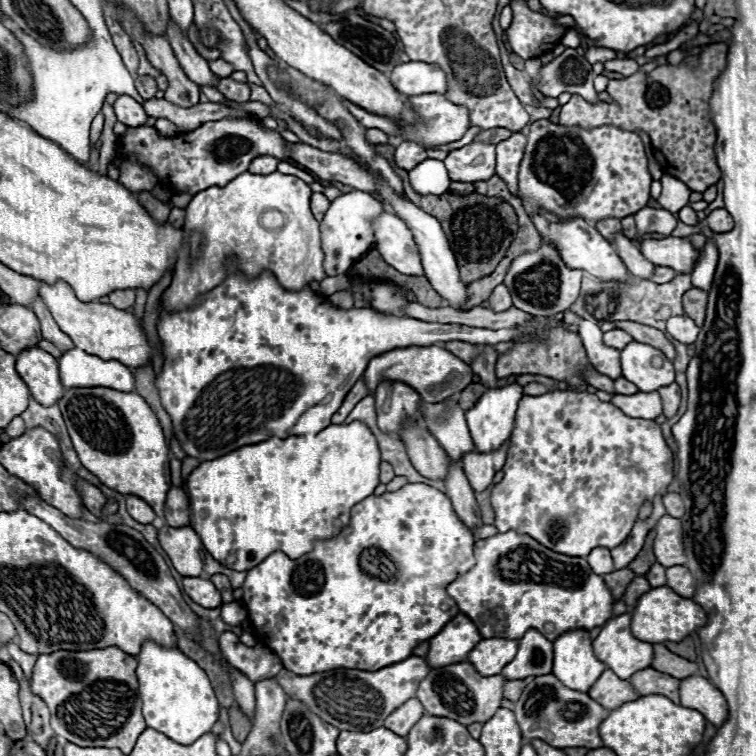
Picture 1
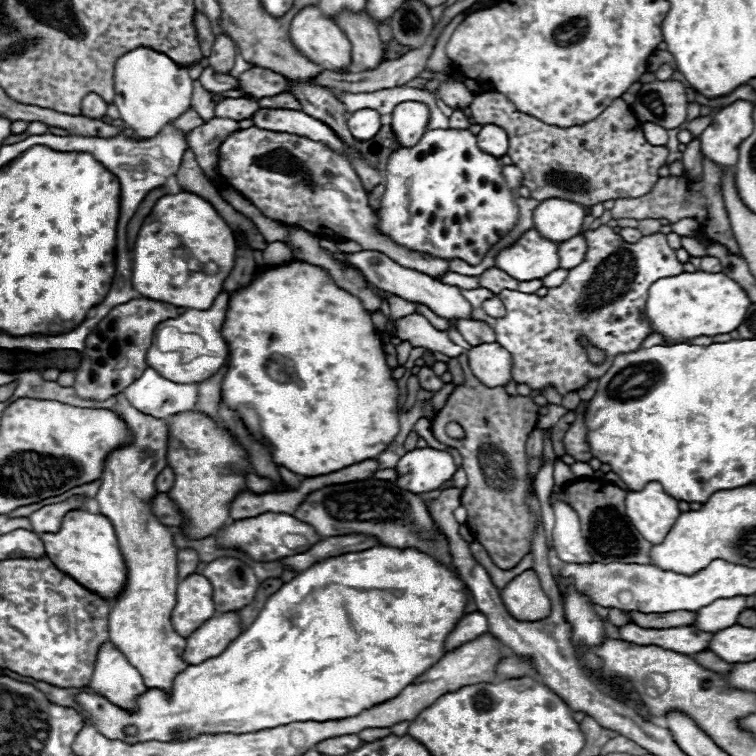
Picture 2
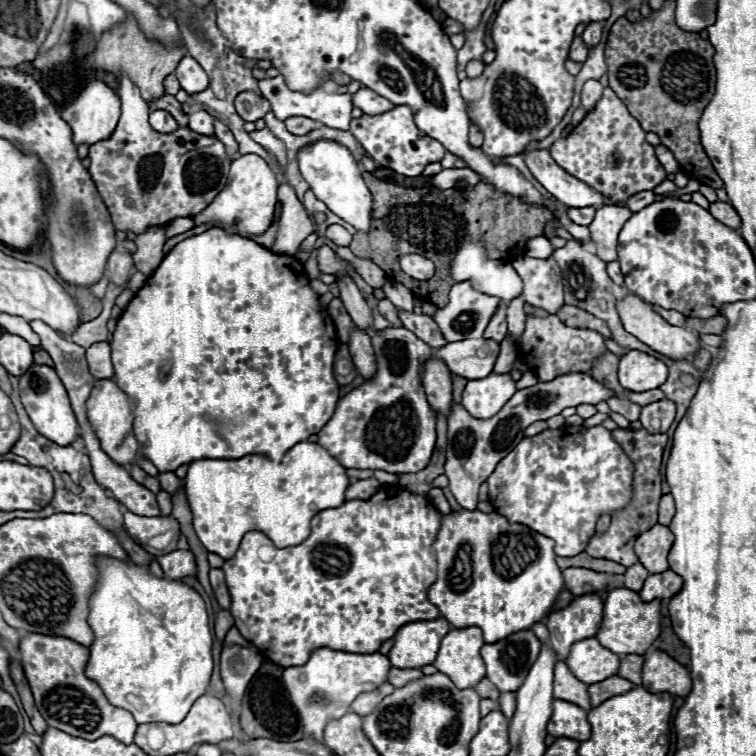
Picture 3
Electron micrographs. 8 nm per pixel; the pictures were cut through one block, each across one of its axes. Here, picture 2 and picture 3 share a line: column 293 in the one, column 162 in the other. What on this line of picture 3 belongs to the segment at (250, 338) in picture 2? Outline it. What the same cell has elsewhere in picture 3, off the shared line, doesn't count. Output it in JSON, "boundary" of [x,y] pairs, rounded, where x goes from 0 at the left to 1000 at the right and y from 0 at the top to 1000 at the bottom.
{"boundary":[[[280,302],[280,304],[272,304],[267,310],[259,310],[254,315],[246,315],[241,317],[238,323],[233,323],[222,336],[220,341],[214,344],[214,349],[206,354],[206,360],[193,370],[193,376],[177,389],[177,394],[172,397],[172,402],[167,405],[167,410],[161,413],[159,423],[156,423],[156,431],[153,431],[153,439],[148,444],[148,479],[151,479],[151,489],[153,489],[153,508],[157,513],[161,513],[172,526],[177,526],[177,557],[176,569],[183,579],[185,587],[190,587],[193,593],[188,593],[188,601],[212,622],[212,624],[230,624],[235,616],[241,614],[251,614],[257,608],[270,608],[270,606],[278,606],[278,608],[312,608],[312,606],[320,606],[325,601],[352,601],[357,606],[365,606],[365,603],[376,603],[386,590],[392,590],[394,585],[405,582],[407,577],[423,571],[423,566],[429,566],[429,561],[434,561],[434,556],[439,553],[439,545],[444,540],[444,532],[450,526],[450,511],[442,500],[442,492],[439,492],[439,484],[442,484],[442,468],[447,463],[447,444],[444,444],[444,431],[439,426],[439,421],[434,418],[431,410],[426,410],[423,399],[421,399],[421,389],[407,378],[410,376],[410,368],[405,365],[402,360],[402,352],[389,341],[389,339],[370,339],[370,336],[362,336],[352,328],[347,328],[344,323],[339,323],[336,317],[328,317],[328,315],[320,315],[320,312],[312,312],[312,310],[302,310],[296,307],[294,302]]]}

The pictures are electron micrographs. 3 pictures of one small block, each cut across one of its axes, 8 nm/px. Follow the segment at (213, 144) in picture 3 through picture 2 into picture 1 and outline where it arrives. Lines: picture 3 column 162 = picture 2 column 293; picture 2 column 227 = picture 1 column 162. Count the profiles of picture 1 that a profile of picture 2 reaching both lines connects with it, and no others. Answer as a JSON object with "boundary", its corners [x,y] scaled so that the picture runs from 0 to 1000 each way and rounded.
{"boundary":[[[336,153],[272,161],[259,172],[222,185],[212,183],[204,169],[185,167],[156,180],[153,196],[161,206],[180,206],[190,220],[201,222],[212,241],[228,243],[230,251],[251,257],[307,241],[312,233],[317,233],[317,228],[325,228],[328,217],[341,206],[362,206],[370,214],[386,212],[381,188],[370,180],[370,175],[352,169]]]}

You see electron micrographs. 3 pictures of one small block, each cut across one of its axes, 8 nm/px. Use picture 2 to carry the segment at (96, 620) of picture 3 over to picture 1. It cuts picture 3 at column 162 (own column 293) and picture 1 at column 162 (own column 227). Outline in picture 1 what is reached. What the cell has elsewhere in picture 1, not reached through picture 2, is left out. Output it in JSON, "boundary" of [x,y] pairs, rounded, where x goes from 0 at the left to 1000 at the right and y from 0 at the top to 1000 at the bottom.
{"boundary":[[[193,849],[183,870],[183,902],[188,921],[188,939],[196,963],[204,963],[220,971],[235,984],[254,984],[265,974],[280,968],[280,960],[288,955],[288,926],[272,897],[272,889],[241,865],[235,857],[214,857],[204,849]]]}

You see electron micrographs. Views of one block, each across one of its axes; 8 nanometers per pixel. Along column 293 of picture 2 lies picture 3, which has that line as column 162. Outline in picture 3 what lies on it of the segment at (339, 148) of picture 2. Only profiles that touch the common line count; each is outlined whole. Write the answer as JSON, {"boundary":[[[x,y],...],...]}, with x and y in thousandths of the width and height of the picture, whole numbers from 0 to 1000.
{"boundary":[[[220,146],[198,148],[198,167],[212,177],[225,177],[235,169],[235,161]]]}

